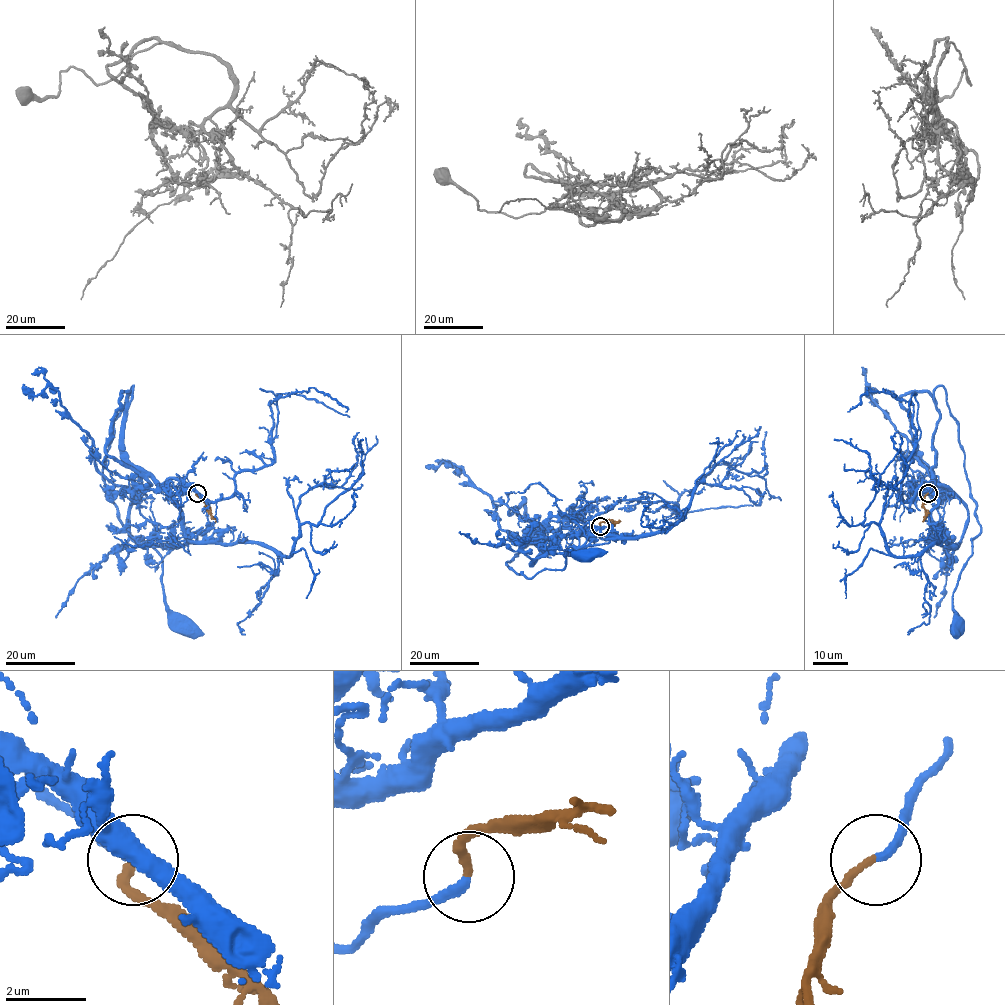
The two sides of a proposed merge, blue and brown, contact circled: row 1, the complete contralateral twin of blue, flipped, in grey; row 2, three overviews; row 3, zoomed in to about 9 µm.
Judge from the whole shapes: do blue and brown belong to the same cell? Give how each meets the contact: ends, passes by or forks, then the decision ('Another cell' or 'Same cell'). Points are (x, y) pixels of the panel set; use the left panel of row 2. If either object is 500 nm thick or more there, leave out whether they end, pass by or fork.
At the ring blue ends. At the ring brown ends. Same cell

